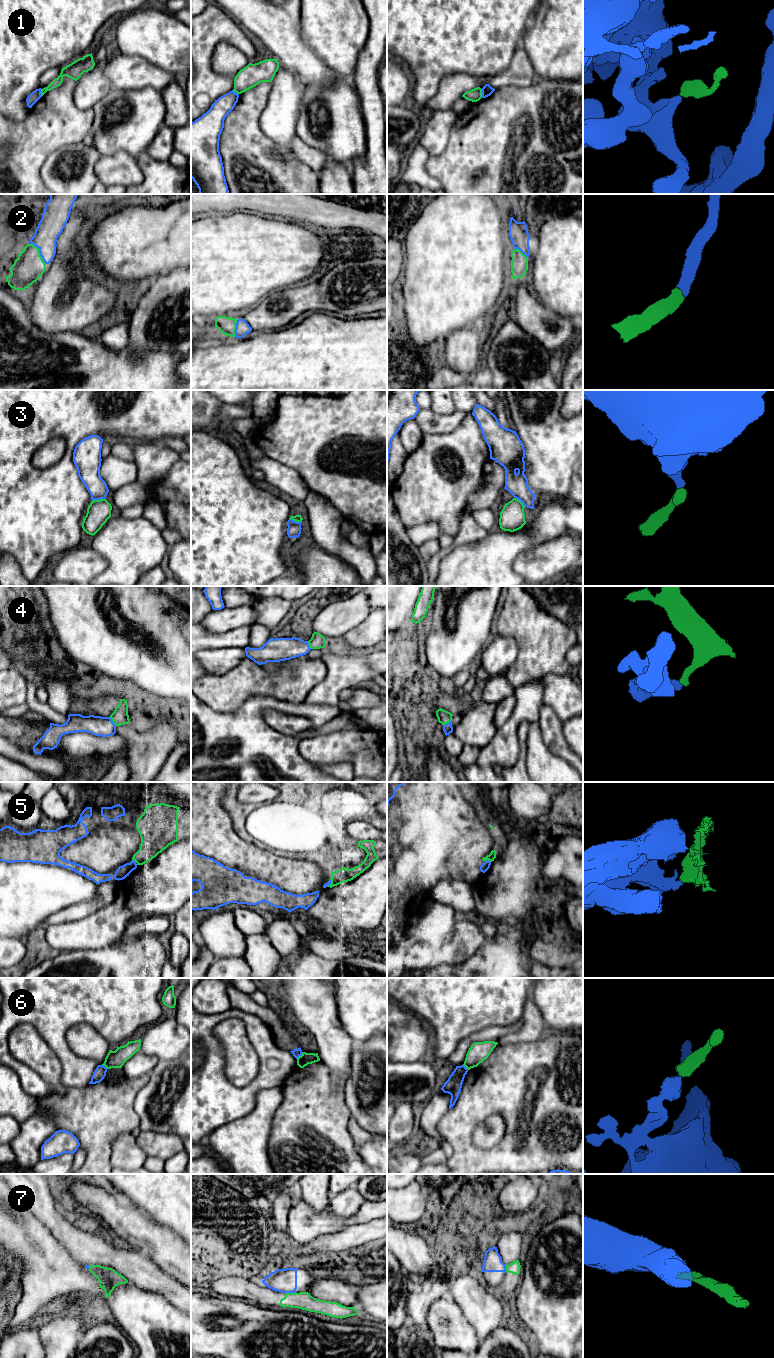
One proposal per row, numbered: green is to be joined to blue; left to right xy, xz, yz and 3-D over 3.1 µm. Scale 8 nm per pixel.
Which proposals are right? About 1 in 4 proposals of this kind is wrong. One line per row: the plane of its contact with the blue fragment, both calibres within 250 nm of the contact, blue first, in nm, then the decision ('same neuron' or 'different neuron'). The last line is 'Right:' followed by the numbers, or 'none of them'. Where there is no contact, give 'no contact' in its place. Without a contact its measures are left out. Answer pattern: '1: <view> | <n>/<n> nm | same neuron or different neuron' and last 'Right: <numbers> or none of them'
1: yz | 90/110 nm | different neuron
2: xy | 200/240 nm | same neuron
3: xy | 180/190 nm | same neuron
4: xy | 160/130 nm | same neuron
5: yz | 70/60 nm | same neuron
6: xz | 70/100 nm | different neuron
7: xz | 190/140 nm | different neuron
Right: 2, 3, 4, 5

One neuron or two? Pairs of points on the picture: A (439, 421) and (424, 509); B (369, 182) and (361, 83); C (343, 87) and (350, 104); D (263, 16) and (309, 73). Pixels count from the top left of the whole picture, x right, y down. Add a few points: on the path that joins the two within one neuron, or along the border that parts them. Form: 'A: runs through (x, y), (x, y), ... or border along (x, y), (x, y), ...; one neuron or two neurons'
A: border along (459, 424), (453, 430), (445, 433), (424, 433); two neurons
B: runs through (375, 157), (375, 112), (373, 108); one neuron
C: runs through (343, 91), (343, 97), (346, 100); one neuron
D: runs through (277, 30), (287, 45), (301, 59); one neuron

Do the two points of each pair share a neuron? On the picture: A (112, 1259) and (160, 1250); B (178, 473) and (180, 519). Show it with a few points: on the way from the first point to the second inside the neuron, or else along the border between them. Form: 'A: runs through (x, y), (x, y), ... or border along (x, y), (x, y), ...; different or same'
A: border along (122, 1244), (144, 1252), (161, 1269); different
B: runs through (180, 484), (180, 508); same

